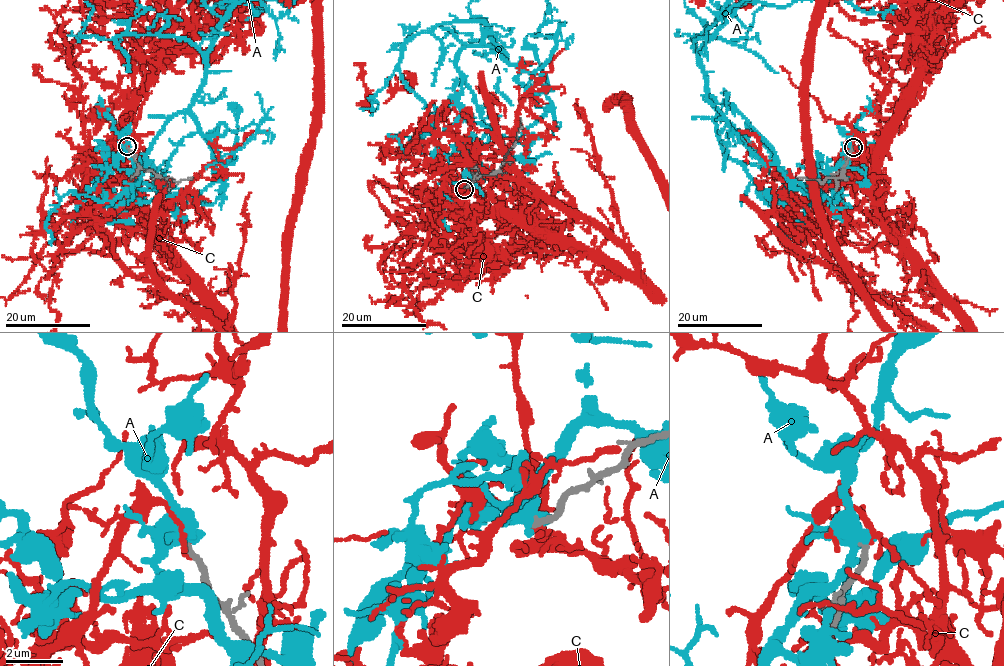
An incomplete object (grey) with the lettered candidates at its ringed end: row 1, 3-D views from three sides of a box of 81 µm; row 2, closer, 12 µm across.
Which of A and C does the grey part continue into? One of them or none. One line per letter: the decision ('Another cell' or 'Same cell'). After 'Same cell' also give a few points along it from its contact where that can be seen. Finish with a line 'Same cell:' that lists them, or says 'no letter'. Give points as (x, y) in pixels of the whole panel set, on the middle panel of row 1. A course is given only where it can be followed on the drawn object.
A: Another cell
C: Another cell
Same cell: no letter

